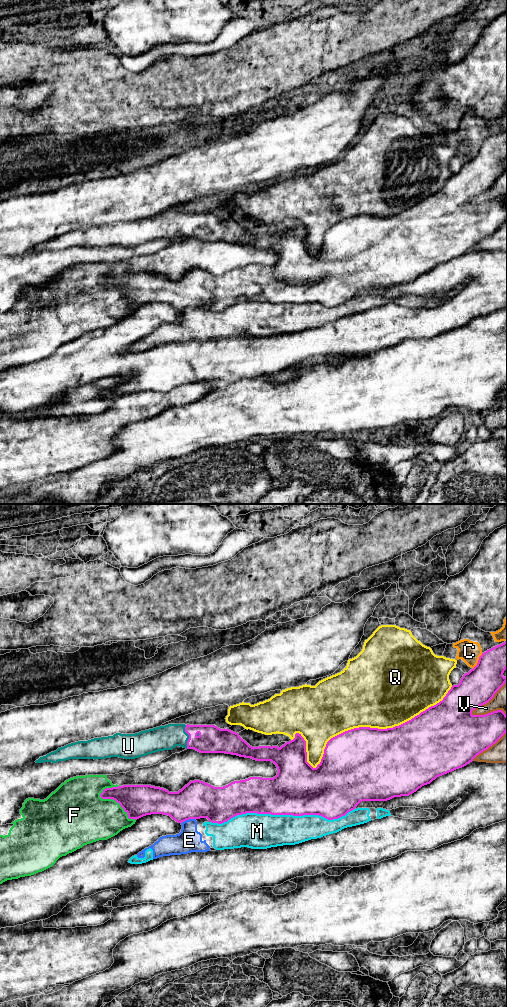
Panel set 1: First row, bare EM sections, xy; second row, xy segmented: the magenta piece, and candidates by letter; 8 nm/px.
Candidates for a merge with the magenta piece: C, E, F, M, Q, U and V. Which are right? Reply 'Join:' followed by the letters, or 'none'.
Join: U

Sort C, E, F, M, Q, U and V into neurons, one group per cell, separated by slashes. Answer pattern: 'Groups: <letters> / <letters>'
Groups: C / E M / F / Q / U / V

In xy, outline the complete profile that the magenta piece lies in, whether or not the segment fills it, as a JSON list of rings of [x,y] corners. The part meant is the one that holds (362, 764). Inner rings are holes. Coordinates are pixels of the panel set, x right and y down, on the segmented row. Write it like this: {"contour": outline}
{"contour": [[[507,641],[482,653],[482,655],[479,657],[477,665],[473,669],[471,669],[468,673],[465,673],[463,675],[458,685],[453,685],[451,687],[451,689],[448,691],[448,693],[446,694],[446,696],[443,698],[442,701],[440,701],[434,706],[429,707],[428,709],[421,712],[419,715],[415,716],[411,720],[399,726],[395,726],[393,728],[387,728],[387,729],[378,729],[378,728],[370,728],[370,727],[354,728],[331,738],[327,742],[321,762],[317,765],[316,768],[313,768],[307,762],[306,741],[299,733],[296,733],[295,738],[293,740],[286,742],[280,748],[278,746],[252,747],[245,740],[243,740],[238,733],[233,732],[229,729],[225,729],[225,728],[220,729],[215,725],[189,725],[189,724],[187,725],[168,724],[165,726],[160,726],[153,729],[141,731],[135,734],[116,733],[113,736],[94,738],[88,741],[78,741],[75,743],[68,744],[64,747],[58,748],[56,751],[51,752],[46,756],[40,757],[35,762],[36,763],[43,763],[43,762],[57,763],[59,761],[66,761],[69,759],[94,759],[95,760],[95,759],[105,759],[105,758],[111,758],[111,757],[135,759],[135,758],[146,756],[148,754],[152,754],[158,751],[172,750],[176,746],[180,746],[186,749],[194,749],[200,753],[225,753],[225,754],[232,754],[232,755],[237,755],[245,758],[251,758],[256,761],[271,761],[276,765],[278,770],[277,775],[273,778],[250,777],[245,780],[231,782],[230,784],[223,787],[214,787],[203,781],[194,780],[194,781],[190,781],[178,792],[169,792],[164,788],[155,787],[151,785],[123,785],[123,786],[104,789],[103,792],[100,794],[100,797],[102,799],[115,800],[117,803],[120,804],[120,806],[127,813],[128,818],[135,819],[135,820],[146,815],[163,814],[163,815],[170,816],[173,820],[175,820],[178,823],[182,823],[189,819],[207,818],[212,823],[222,824],[237,815],[242,815],[246,813],[293,815],[293,816],[319,815],[328,820],[333,820],[333,819],[338,819],[342,816],[345,816],[348,812],[354,810],[356,806],[362,801],[387,801],[394,797],[409,796],[410,794],[416,792],[422,786],[430,784],[437,777],[466,766],[467,764],[472,762],[477,755],[479,755],[480,753],[482,753],[483,751],[491,747],[493,744],[495,744],[507,732],[507,715],[502,710],[493,711],[485,715],[473,715],[472,711],[488,703],[494,697],[495,693],[505,684],[505,682],[507,681],[507,678],[503,676],[503,673],[506,669],[507,669]]]}

